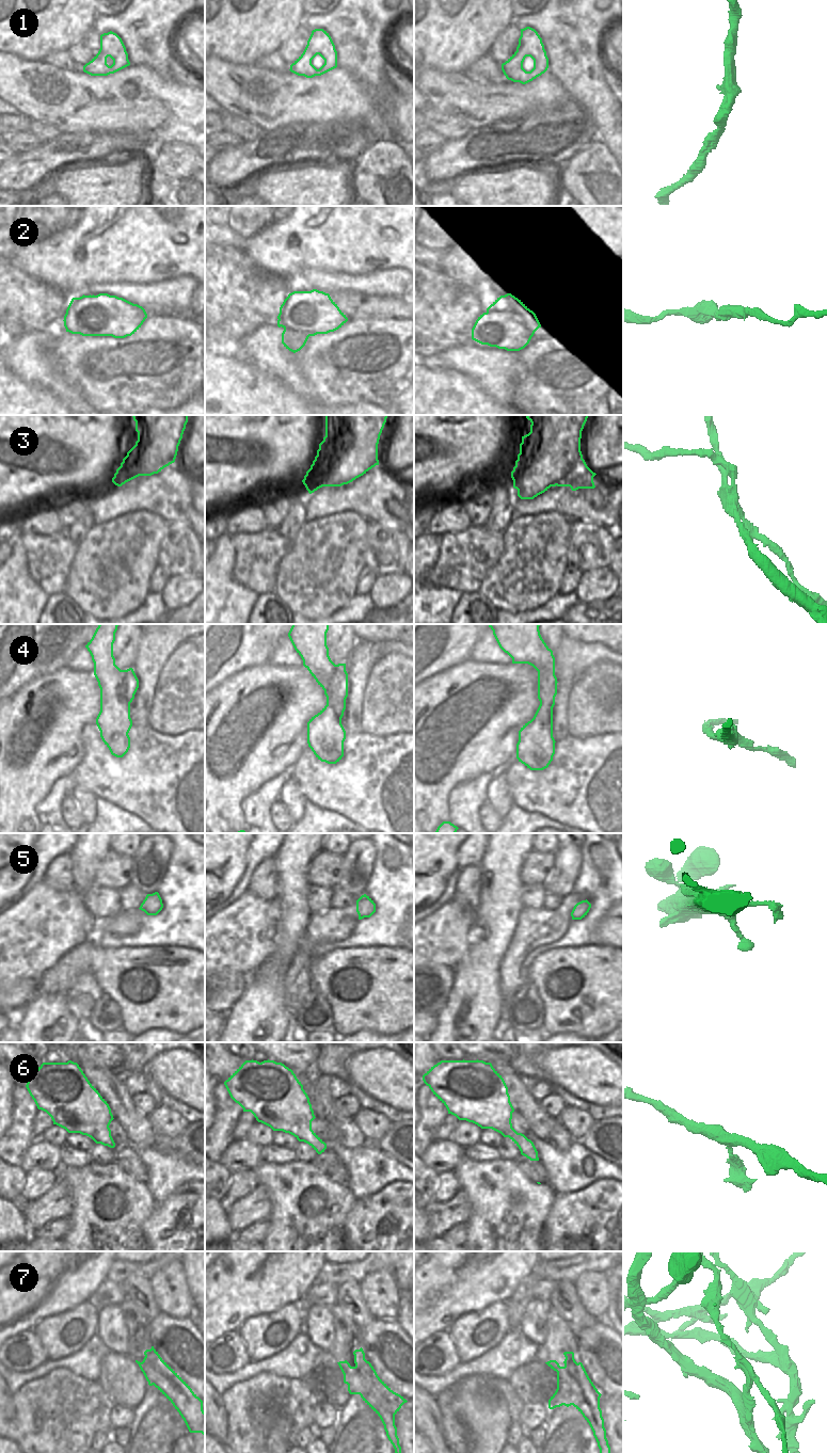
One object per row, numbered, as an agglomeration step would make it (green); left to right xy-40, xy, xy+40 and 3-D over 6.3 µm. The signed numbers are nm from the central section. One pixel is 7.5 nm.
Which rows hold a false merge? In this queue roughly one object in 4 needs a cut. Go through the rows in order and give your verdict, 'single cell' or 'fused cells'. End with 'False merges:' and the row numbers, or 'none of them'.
1: single cell
2: single cell
3: fused cells
4: single cell
5: single cell
6: single cell
7: fused cells
False merges: 3, 7

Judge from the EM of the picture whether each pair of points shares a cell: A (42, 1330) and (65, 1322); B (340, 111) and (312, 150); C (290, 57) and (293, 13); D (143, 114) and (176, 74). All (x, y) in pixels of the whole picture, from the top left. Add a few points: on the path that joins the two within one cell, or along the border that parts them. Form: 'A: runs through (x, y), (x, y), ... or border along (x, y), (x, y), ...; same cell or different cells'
A: runs through (47, 1330), (57, 1330), (60, 1327); same cell
B: border along (358, 117), (354, 120), (308, 123); different cells
C: border along (302, 21), (297, 30), (276, 50); different cells
D: border along (169, 77), (193, 89); different cells

